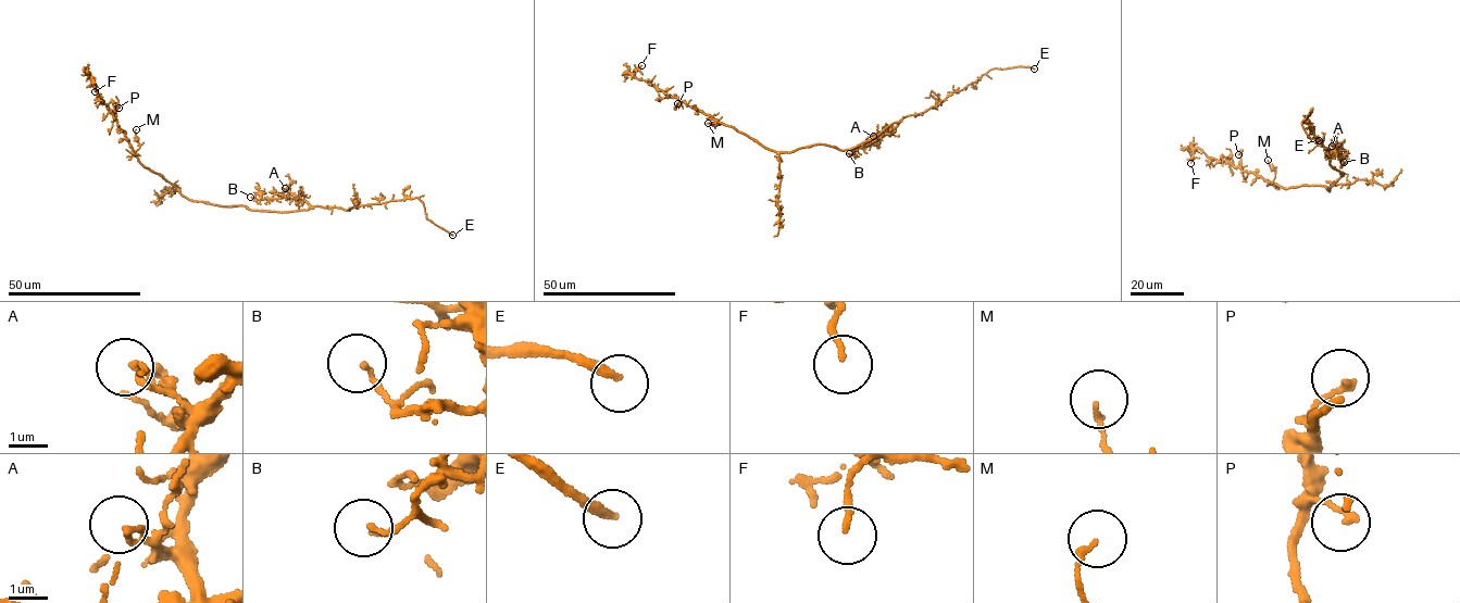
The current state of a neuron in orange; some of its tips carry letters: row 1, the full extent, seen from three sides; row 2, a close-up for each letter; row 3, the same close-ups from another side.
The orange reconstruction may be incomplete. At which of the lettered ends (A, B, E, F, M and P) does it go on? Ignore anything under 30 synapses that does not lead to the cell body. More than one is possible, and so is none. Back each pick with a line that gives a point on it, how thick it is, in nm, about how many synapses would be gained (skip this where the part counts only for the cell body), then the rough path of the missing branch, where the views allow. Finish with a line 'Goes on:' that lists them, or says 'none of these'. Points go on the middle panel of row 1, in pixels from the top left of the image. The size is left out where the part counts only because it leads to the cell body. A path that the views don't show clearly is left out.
E: place (1034, 68); calibre 240 nm; course (1034, 68), (1051, 90), (1063, 95), (1068, 104)
Goes on: E

